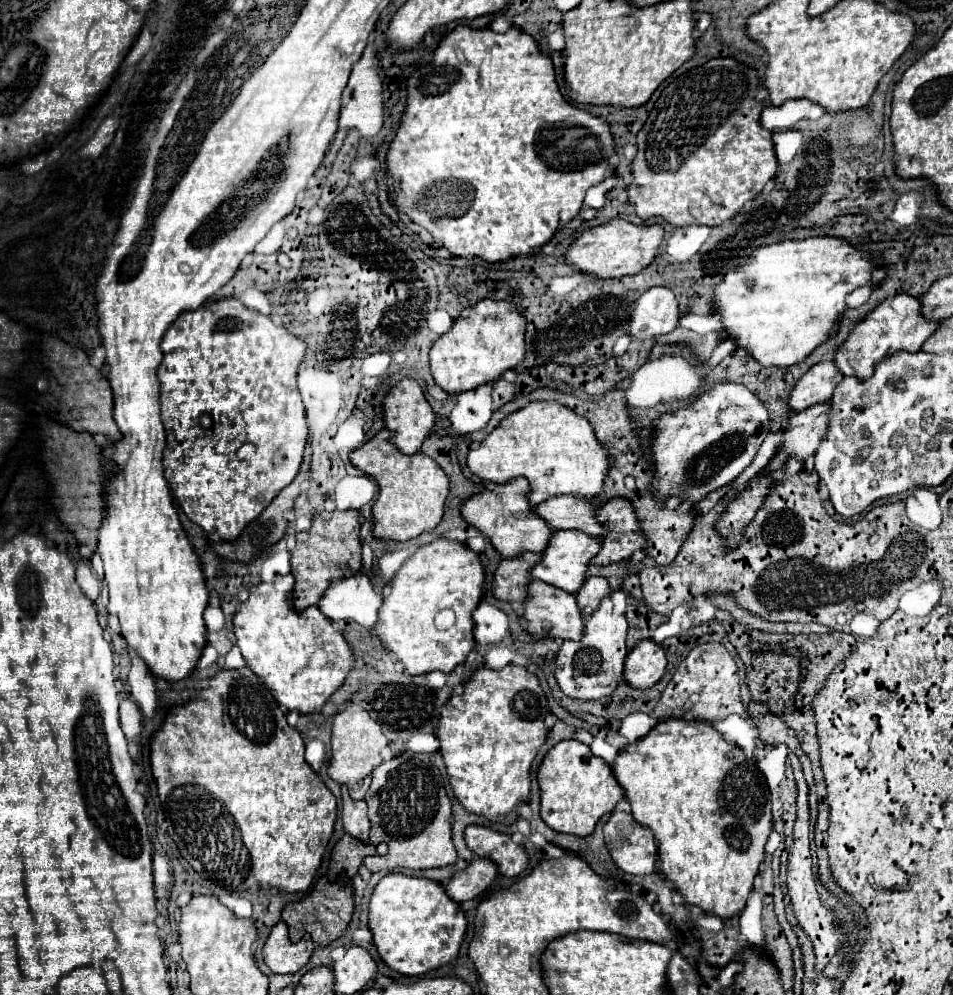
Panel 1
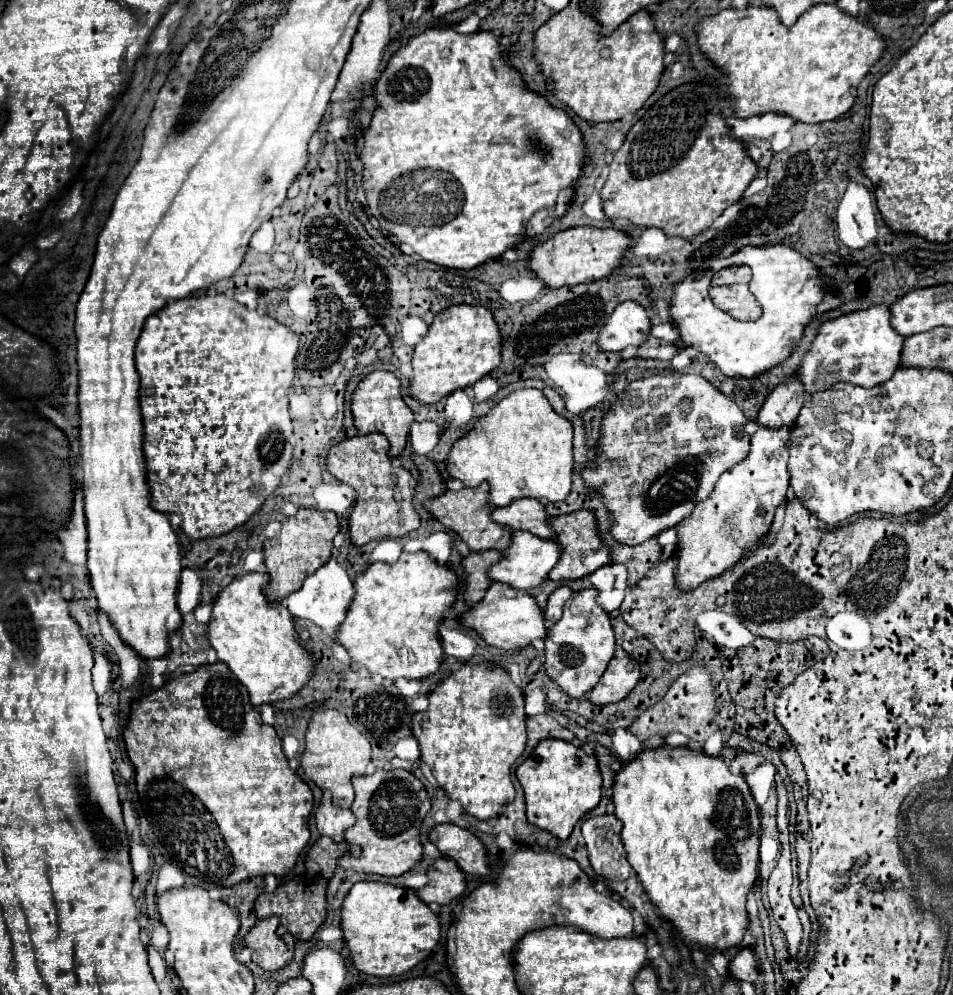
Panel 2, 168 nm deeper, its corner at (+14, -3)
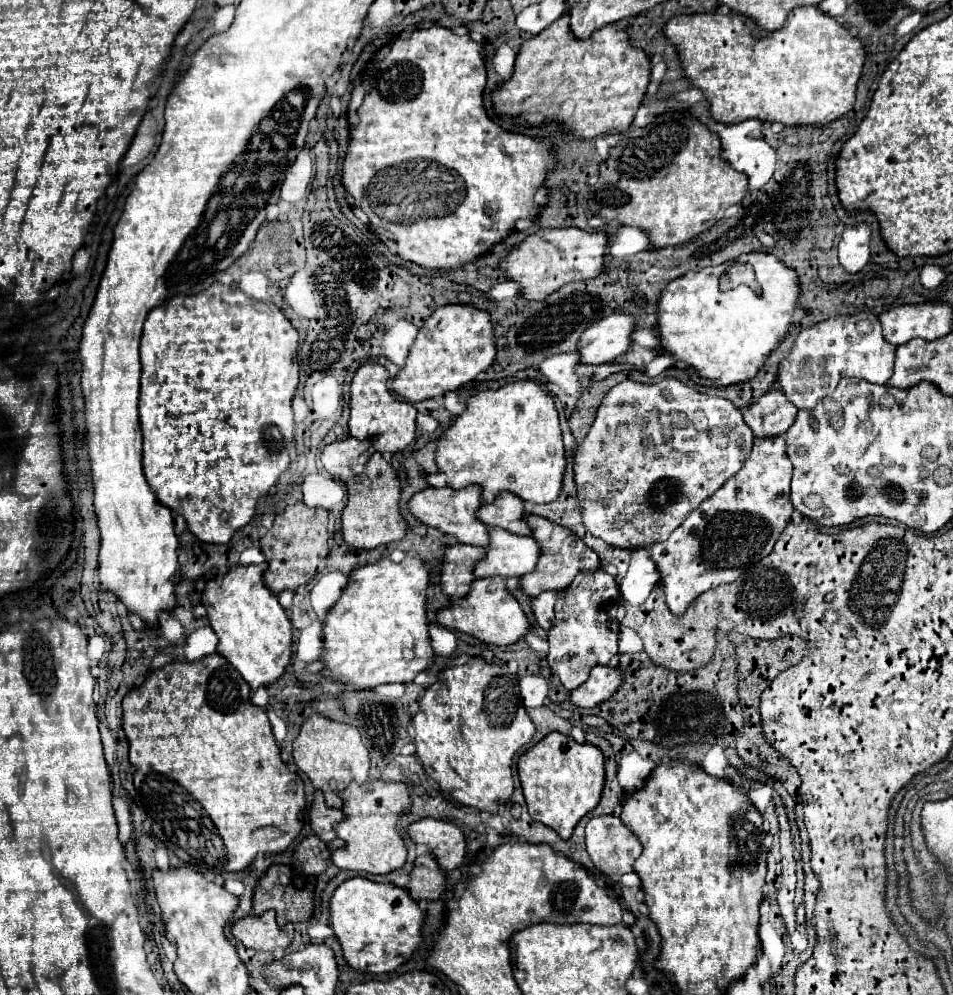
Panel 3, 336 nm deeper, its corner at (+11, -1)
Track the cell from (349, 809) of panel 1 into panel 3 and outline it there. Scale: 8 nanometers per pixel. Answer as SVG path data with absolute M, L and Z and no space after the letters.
M315 790L315 796L313 796L313 802L311 802L311 808L309 808L309 824L311 824L311 830L323 840L323 842L329 842L333 840L337 834L333 830L333 826L337 822L343 820L343 814L341 810L335 810L335 808L329 808L325 806L325 800L323 800L323 792Z

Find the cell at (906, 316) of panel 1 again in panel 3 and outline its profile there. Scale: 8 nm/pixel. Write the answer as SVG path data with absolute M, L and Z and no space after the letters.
M859 312L853 316L831 316L797 334L791 352L779 362L777 386L793 406L813 408L835 390L843 376L863 378L871 384L885 384L893 374L893 358L895 346L883 342L875 314Z

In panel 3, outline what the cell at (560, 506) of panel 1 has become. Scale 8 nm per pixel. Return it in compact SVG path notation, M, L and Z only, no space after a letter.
M511 492L497 494L495 502L483 504L475 516L487 526L499 526L521 536L531 534L531 528L523 520L523 500L515 498Z

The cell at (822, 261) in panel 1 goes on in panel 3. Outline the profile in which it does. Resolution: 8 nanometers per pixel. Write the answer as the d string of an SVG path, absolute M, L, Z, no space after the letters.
M741 254L735 262L753 266L761 294L755 294L749 286L719 292L719 278L729 268L725 262L715 268L703 268L675 278L659 296L657 336L661 350L683 362L675 366L689 370L693 382L699 386L701 378L707 380L707 386L729 386L753 378L765 364L769 352L787 334L797 306L799 282L795 278L795 270L787 268L773 254Z

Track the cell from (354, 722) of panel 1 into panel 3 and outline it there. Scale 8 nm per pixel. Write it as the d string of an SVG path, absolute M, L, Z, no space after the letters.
M321 714L309 716L299 736L293 742L293 760L297 768L307 774L311 784L325 794L325 802L331 808L341 808L343 800L339 798L339 790L343 790L351 780L363 784L369 778L369 752L361 742L361 734L355 726L333 722Z

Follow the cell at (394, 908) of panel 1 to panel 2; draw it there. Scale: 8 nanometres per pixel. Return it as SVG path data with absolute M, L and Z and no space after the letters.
M358 882L342 904L342 932L350 946L354 966L370 976L400 976L426 960L440 940L440 918L424 904L412 888L400 888L384 882Z

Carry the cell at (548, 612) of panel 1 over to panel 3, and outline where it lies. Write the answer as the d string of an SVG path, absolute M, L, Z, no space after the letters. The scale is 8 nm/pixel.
M487 576L487 578L475 578L471 582L471 588L467 596L463 596L459 602L451 602L449 606L441 608L437 612L437 622L445 628L455 628L461 632L467 632L487 644L495 646L509 646L517 640L521 640L529 632L529 620L525 612L521 610L519 602L507 592L505 582L501 576Z

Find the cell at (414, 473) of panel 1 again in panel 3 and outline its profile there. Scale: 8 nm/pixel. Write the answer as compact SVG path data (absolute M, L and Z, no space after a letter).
M357 438L337 440L323 448L321 464L333 476L337 476L347 486L347 506L341 512L341 532L343 540L355 548L371 550L387 542L401 540L407 532L407 524L399 514L399 478L391 464L383 460L379 452L369 449L369 440L359 442Z

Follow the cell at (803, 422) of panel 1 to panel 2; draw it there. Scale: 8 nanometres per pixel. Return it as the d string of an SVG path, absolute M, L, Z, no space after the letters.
M760 426L752 434L750 454L738 462L732 470L724 472L716 482L712 496L696 506L696 512L682 520L678 530L678 570L676 584L686 588L696 588L708 578L720 576L728 570L746 548L762 538L774 520L774 512L780 502L786 498L788 490L788 438L790 428L764 428Z

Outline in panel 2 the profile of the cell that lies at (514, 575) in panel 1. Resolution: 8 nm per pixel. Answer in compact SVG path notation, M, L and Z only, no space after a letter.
M498 550L472 552L462 562L464 562L464 568L466 568L464 600L468 604L478 604L490 588L492 580L488 578L488 570L498 562Z

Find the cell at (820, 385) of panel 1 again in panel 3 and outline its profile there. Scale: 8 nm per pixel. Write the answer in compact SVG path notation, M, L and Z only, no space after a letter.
M777 388L765 392L759 400L755 400L745 412L743 420L753 430L755 436L781 436L795 422L797 410L779 394Z

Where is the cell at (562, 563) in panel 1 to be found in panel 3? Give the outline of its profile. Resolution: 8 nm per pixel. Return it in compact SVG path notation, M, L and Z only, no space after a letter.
M489 528L489 536L491 542L487 546L485 558L481 558L473 568L473 574L477 578L519 578L535 568L539 560L539 546L531 536L515 536L499 528Z

